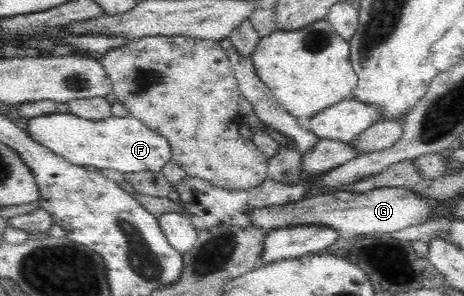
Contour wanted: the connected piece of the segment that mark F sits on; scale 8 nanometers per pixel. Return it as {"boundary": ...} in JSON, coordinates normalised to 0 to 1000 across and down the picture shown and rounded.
{"boundary":[[[106,385],[67,399],[58,456],[93,497],[153,554],[205,571],[239,571],[267,588],[325,578],[349,581],[351,561],[371,544],[369,490],[338,443],[284,395],[231,405],[181,405],[157,385]]]}

